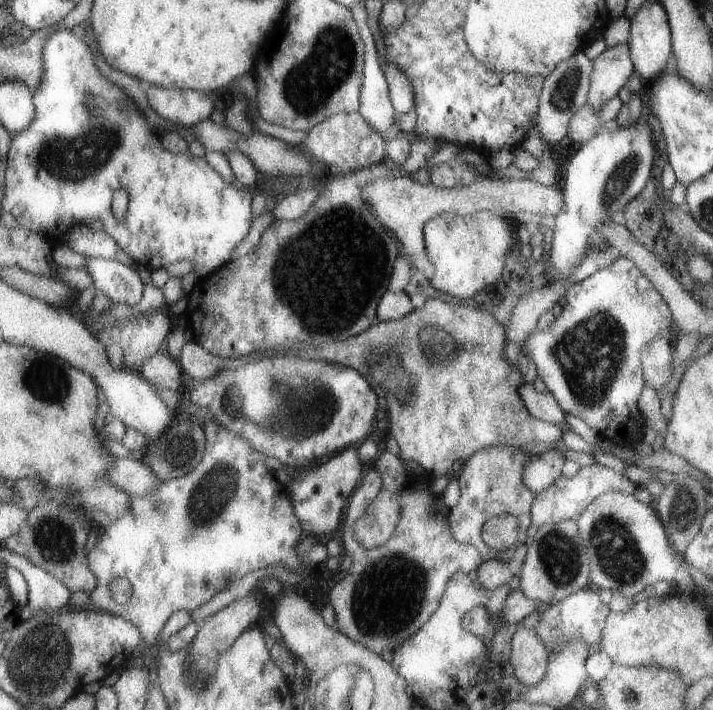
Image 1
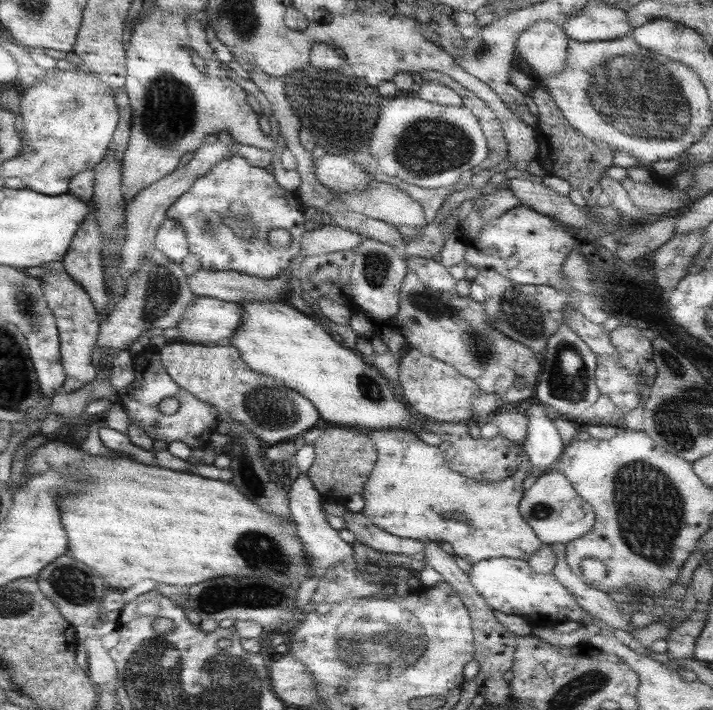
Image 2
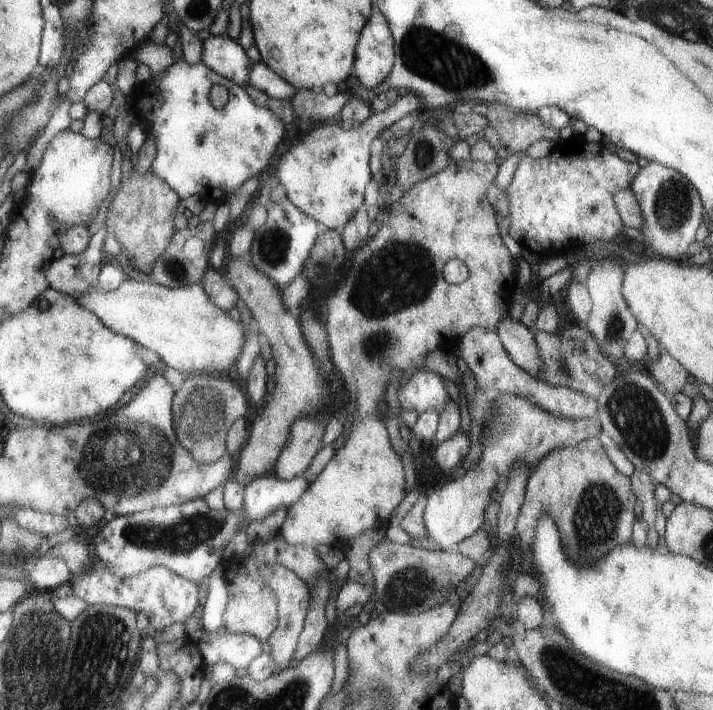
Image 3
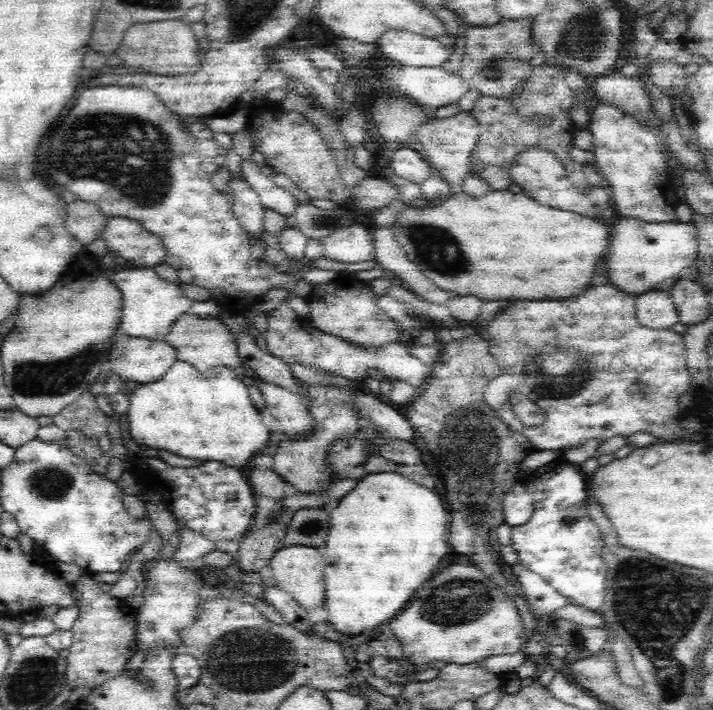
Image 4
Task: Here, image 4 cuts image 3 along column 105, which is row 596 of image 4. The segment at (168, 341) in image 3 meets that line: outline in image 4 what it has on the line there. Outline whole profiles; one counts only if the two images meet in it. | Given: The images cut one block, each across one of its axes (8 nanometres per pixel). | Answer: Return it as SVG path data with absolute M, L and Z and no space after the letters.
M292 545L280 547L269 560L270 574L274 582L302 608L323 608L326 600L325 580L323 579L324 563L321 551L313 546Z

